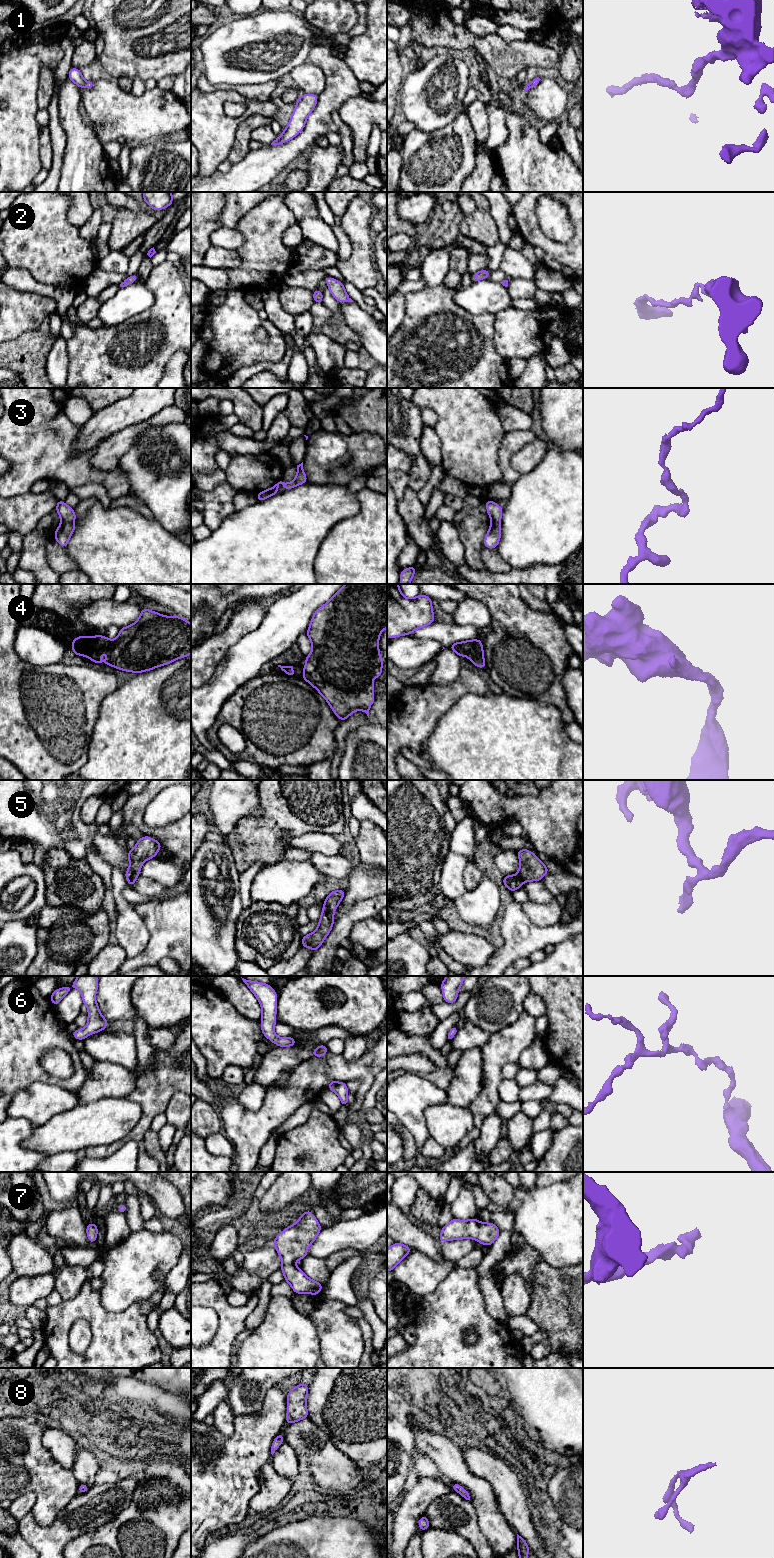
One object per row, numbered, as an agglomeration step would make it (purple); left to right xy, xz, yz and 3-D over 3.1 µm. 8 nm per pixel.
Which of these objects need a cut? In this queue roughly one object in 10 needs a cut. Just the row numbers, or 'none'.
3

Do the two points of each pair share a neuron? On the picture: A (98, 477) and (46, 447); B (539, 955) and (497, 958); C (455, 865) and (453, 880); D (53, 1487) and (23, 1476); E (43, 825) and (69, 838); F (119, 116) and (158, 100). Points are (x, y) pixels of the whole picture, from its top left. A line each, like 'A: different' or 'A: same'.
A: same
B: different
C: same
D: same
E: same
F: same

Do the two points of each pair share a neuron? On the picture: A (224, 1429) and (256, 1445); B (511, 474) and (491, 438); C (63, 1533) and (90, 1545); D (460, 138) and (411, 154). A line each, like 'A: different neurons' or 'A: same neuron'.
A: different neurons
B: different neurons
C: different neurons
D: same neuron

